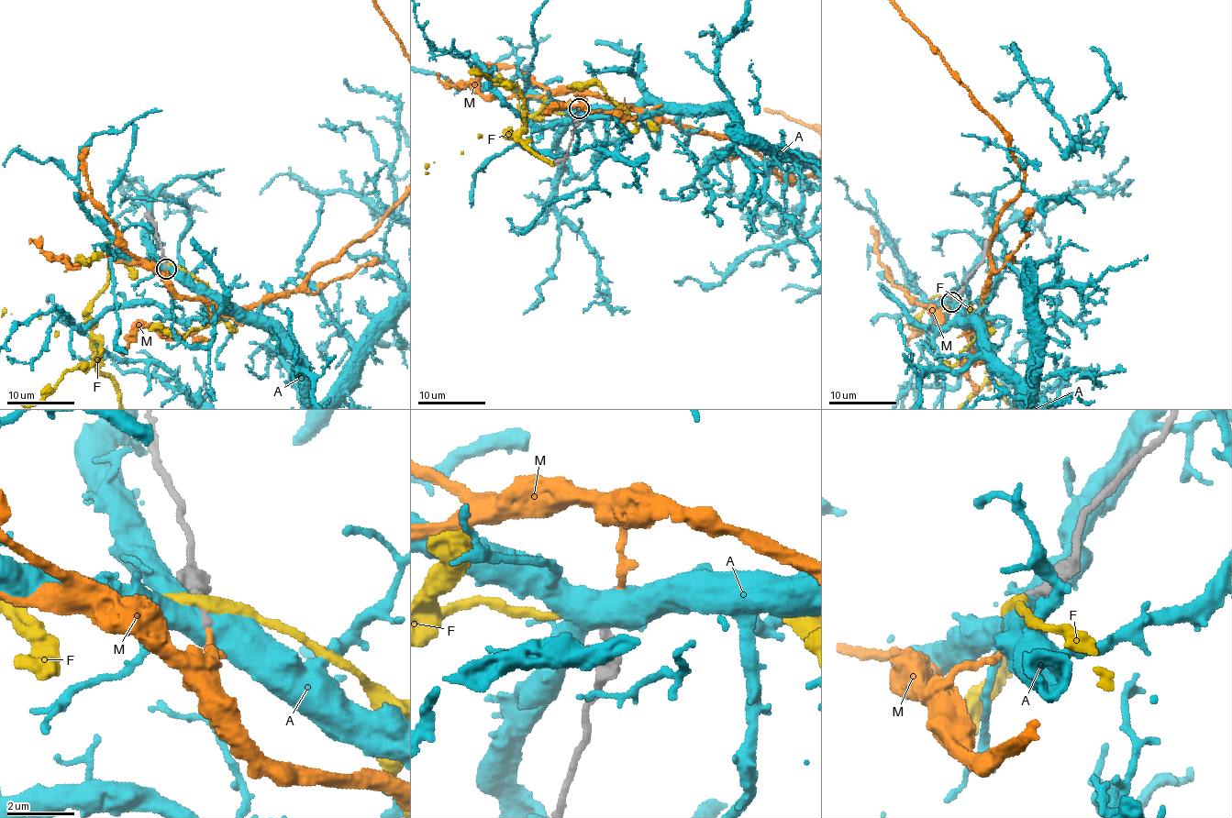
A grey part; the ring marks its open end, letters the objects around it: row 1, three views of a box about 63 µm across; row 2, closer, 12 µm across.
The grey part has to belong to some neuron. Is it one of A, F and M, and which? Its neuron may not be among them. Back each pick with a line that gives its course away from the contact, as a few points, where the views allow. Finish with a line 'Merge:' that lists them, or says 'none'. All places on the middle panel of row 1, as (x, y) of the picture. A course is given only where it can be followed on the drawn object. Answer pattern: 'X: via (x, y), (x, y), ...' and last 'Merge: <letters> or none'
Merge: M

